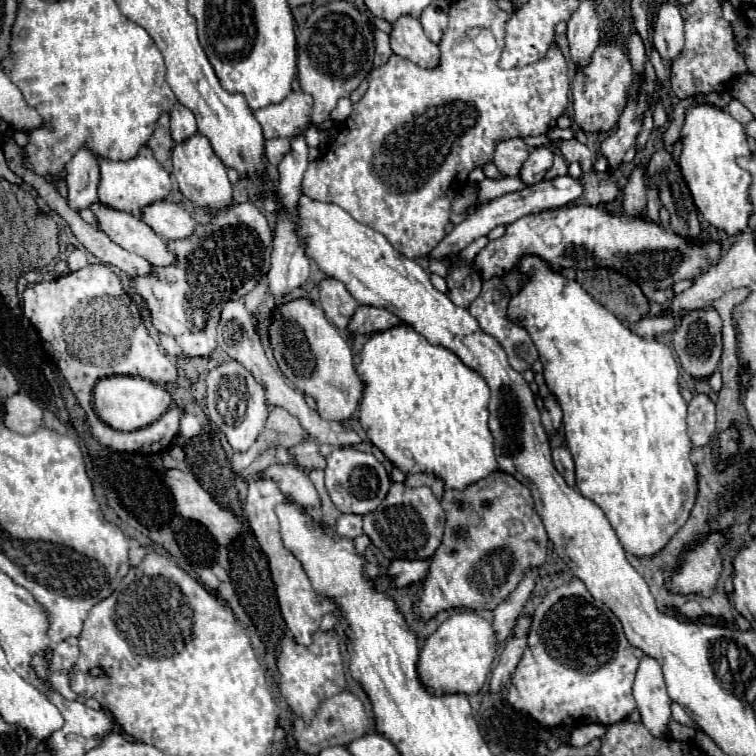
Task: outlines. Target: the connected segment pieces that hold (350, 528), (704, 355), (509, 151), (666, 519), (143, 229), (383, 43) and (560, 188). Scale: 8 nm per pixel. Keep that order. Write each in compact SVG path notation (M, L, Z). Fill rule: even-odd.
M341 515L335 523L335 531L337 535L341 537L349 537L349 539L355 539L363 533L361 529L361 517L359 515Z
M713 307L691 311L685 321L673 331L673 347L679 355L681 367L695 379L709 379L717 367L721 357L721 317L715 313Z
M515 137L515 139L507 139L507 141L497 143L493 163L501 171L503 177L517 177L527 155L529 155L529 149L527 149L525 141Z
M523 255L515 269L529 279L509 303L509 321L529 333L543 363L545 383L561 405L565 443L577 469L577 489L603 509L625 551L641 557L653 555L685 525L697 495L697 475L689 459L691 439L685 423L687 403L679 391L679 369L673 351L665 343L635 335L577 281L563 277L541 257Z
M99 201L91 203L89 207L97 219L97 225L103 233L109 235L111 241L121 245L123 249L137 253L151 261L153 265L171 265L173 253L169 253L167 245L161 241L157 233L149 225L145 225L141 219L133 217L131 213L117 211L113 207L107 207Z
M375 29L375 67L381 67L393 55L389 47L389 35Z
M565 175L565 177L555 177L551 181L543 179L539 181L537 185L531 185L531 187L525 187L521 191L513 191L513 193L505 193L485 205L479 205L477 211L473 215L467 215L463 223L455 225L453 231L441 241L441 245L437 245L437 249L433 249L431 257L433 259L439 259L441 261L441 253L453 253L453 249L465 249L471 241L475 241L477 237L483 237L487 235L493 227L497 225L509 225L525 215L537 215L541 211L547 211L547 209L557 209L557 207L563 207L575 199L579 199L583 195L583 179L573 179L571 175Z

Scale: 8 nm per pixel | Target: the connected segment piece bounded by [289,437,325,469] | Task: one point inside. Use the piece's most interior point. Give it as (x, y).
(307, 454)

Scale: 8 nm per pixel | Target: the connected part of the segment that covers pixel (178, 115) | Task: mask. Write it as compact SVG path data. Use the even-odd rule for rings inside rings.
M175 103L169 115L171 115L171 137L175 143L181 143L185 137L191 137L193 133L197 133L195 115L181 103Z

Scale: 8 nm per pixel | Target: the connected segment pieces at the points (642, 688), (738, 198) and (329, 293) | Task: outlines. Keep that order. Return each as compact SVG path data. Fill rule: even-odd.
M643 657L635 675L633 697L641 713L641 723L653 733L653 737L669 737L671 699L667 695L661 665L653 657Z
M693 105L685 111L685 121L681 127L681 145L681 175L701 215L713 227L725 231L727 235L741 233L741 229L745 229L747 225L749 213L753 211L749 205L749 173L737 167L735 163L737 157L751 153L743 125L737 123L731 113L715 105Z
M325 279L319 283L321 291L321 307L325 311L325 317L343 333L347 335L347 327L351 323L351 317L355 315L359 303L357 299L345 289L345 285L337 279Z

